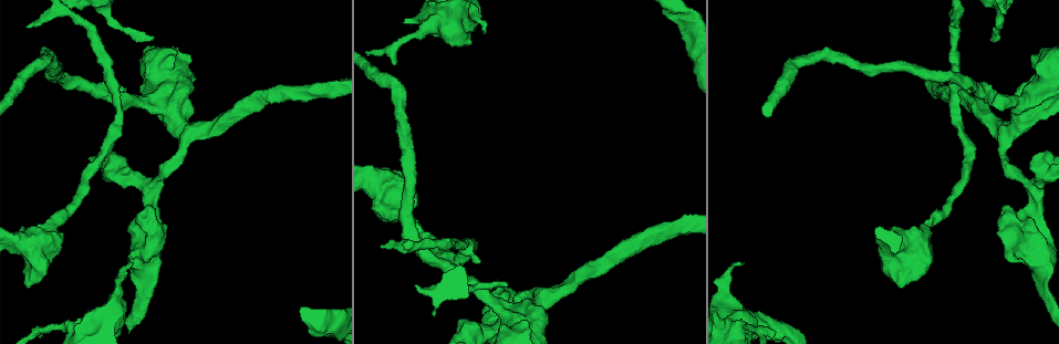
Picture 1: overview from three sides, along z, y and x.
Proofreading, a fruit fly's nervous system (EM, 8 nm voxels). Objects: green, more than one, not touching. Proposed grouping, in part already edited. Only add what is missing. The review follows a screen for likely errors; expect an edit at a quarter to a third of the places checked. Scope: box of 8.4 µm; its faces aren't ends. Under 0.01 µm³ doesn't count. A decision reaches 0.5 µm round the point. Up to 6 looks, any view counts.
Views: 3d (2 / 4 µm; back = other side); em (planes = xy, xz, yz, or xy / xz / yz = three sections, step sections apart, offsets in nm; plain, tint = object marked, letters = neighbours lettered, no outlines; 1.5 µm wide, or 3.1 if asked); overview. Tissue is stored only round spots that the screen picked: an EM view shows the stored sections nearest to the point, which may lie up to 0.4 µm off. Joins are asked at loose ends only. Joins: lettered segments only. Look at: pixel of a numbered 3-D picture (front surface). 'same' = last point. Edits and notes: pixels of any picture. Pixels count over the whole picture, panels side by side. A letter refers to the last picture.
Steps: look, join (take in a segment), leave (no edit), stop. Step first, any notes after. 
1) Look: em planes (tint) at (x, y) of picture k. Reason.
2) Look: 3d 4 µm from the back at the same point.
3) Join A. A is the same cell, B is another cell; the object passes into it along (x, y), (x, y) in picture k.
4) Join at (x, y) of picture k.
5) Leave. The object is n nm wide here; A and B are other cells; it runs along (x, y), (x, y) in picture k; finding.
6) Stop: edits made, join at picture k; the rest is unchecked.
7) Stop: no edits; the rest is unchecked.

Look: 3d 4 µm at (380, 245) of picture 1. Free end.

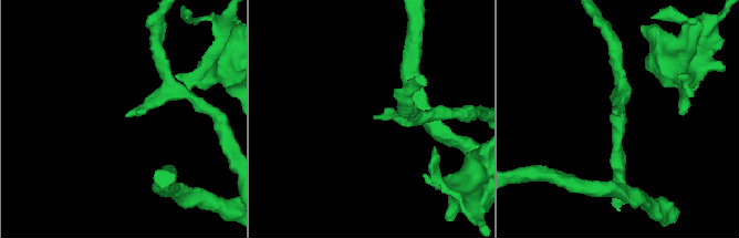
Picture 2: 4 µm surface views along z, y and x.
Look: em xz step 4 (letters) at (128, 115) of picture 2. Now the EM.

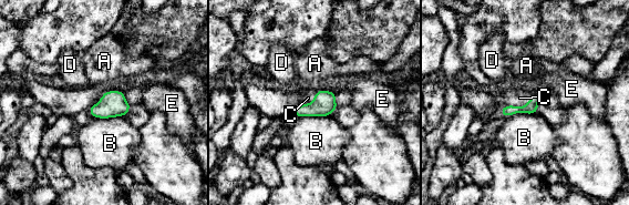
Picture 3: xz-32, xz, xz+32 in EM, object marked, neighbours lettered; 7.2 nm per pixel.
Look: em planes (letters) at the same point.

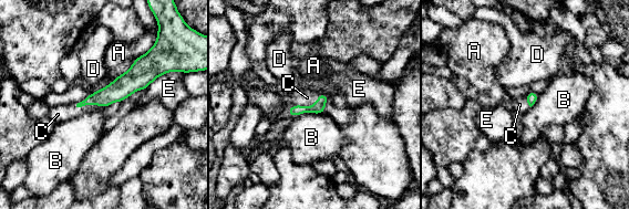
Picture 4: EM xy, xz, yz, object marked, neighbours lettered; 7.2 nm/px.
Join C. C is the same cell, A, B, D and E are other cells; the object passes into it along (319, 106), (307, 106), (307, 97) in picture 4; the neuron continues.

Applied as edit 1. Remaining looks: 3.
Look: em xz step 8 (letters) at (992, 36) of picture 1. An open end.

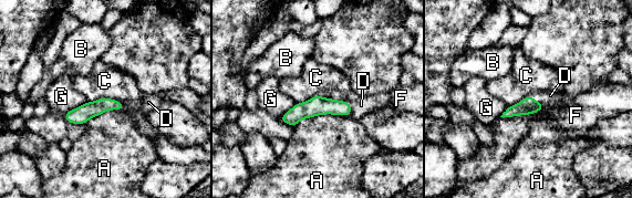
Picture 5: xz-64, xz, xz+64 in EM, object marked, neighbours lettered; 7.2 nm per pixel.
Join D. D is the same cell, A, B, C, F and G are other cells; it goes on there.

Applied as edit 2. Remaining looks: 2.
Stop: edits made, join at picture 4, join at picture 5; the rest is unchecked.

